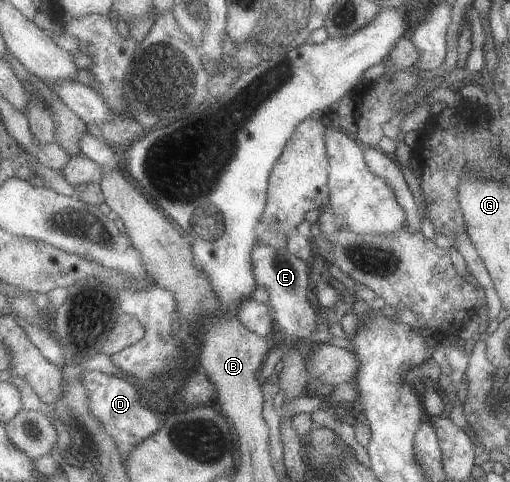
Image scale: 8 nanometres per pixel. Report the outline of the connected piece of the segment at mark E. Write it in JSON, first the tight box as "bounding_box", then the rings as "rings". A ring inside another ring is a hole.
{"bounding_box":[250,238,317,340],"rings":[[[258,238],[250,251],[251,269],[254,275],[254,280],[259,287],[264,287],[268,291],[269,299],[267,300],[268,308],[272,313],[274,324],[276,324],[286,335],[294,335],[301,340],[308,338],[309,334],[315,328],[317,315],[314,314],[313,307],[310,305],[308,299],[306,299],[306,293],[309,288],[306,284],[309,283],[309,267],[304,261],[301,261],[297,256],[294,256],[291,252],[288,252],[286,247],[281,249],[275,249],[268,246],[263,238]]]}

